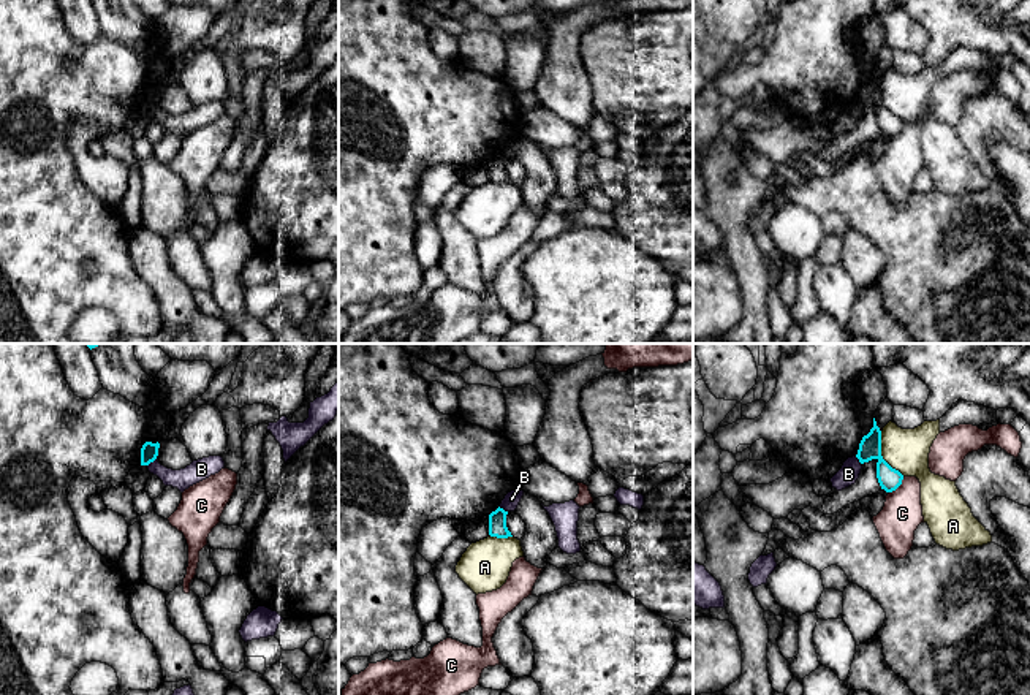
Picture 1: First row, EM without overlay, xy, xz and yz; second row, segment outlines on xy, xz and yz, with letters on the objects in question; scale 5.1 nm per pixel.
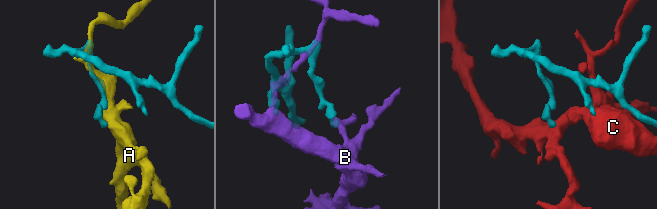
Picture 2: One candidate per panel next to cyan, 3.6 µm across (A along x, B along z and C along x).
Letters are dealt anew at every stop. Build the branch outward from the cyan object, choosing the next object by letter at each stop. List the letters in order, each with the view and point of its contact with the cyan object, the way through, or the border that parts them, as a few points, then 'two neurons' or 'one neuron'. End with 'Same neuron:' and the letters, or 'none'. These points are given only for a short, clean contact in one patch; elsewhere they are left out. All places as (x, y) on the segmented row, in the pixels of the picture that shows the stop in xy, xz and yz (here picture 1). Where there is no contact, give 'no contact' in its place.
A: meets cyan in yz at (880, 455); two neurons
B: meets cyan in xy at (151, 461); border along xy (155, 458), (147, 466); two neurons
C: meets cyan in yz at (897, 486); border along yz (904, 477), (889, 493); two neurons
Same neuron: none

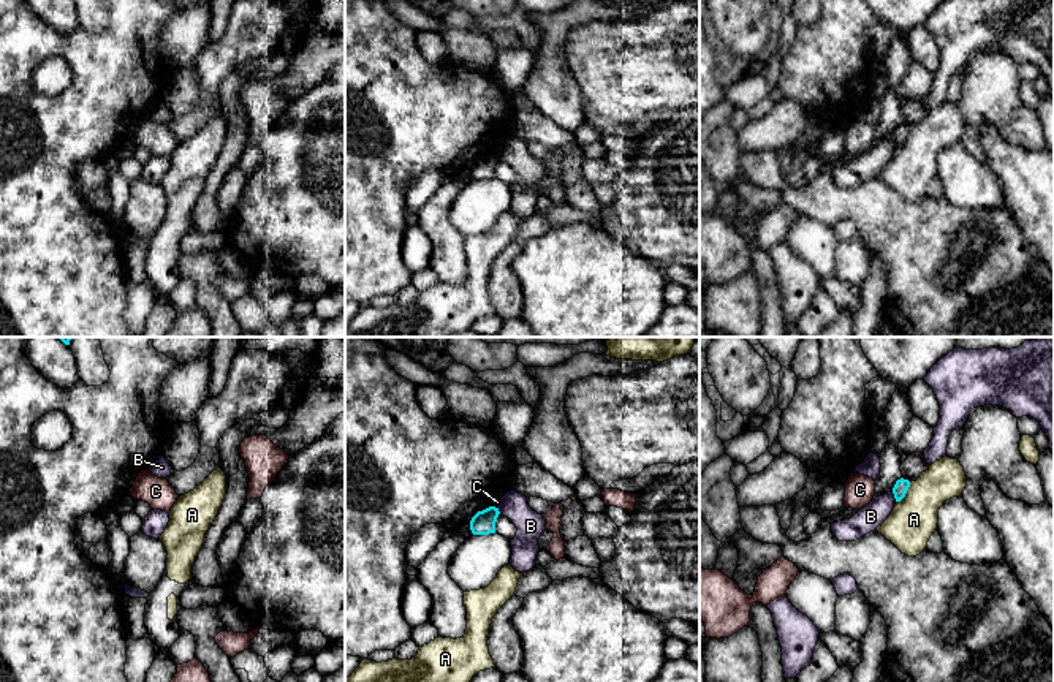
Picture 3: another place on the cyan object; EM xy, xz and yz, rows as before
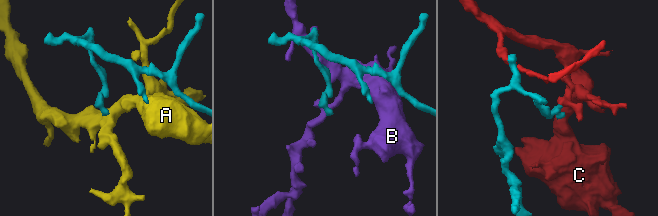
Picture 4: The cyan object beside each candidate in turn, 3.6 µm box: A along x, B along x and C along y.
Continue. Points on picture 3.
A: meets cyan in yz at (906, 492); border along yz (910, 483), (906, 494), (896, 502); two neurons
B: meets cyan in yz at (894, 497); two neurons
C: meets cyan in xz at (494, 507); border along xz (494, 505), (497, 508); two neurons
Same neuron: none

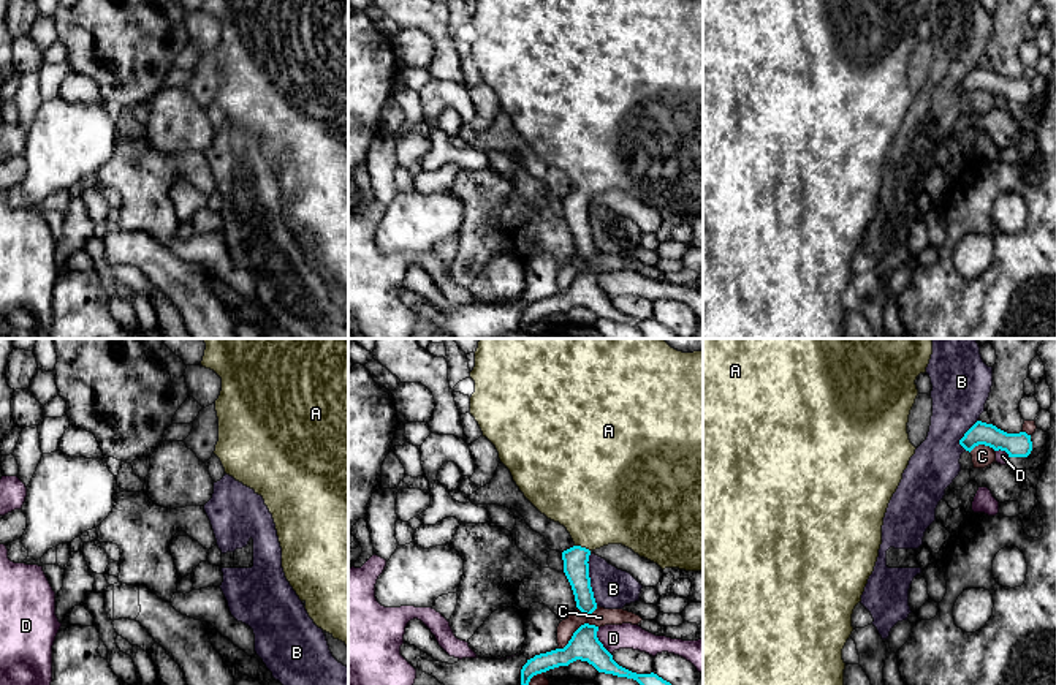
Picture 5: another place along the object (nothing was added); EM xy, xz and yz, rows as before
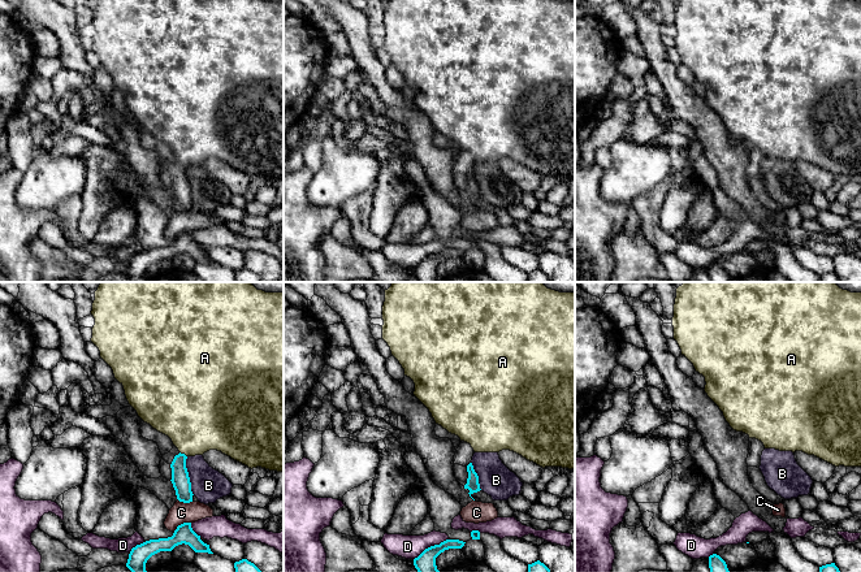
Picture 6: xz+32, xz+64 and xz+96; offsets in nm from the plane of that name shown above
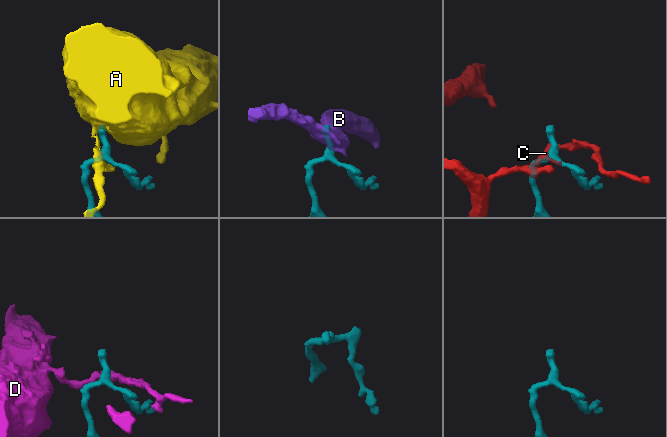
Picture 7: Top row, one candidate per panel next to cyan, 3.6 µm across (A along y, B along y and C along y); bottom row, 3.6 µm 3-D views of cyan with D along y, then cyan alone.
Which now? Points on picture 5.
A: meets cyan in xz at (583, 548); runs through xz (575, 559), (583, 548), (600, 502); one neuron
B: meets cyan in xz at (589, 579); border along xz (589, 554), (591, 590), (597, 605); two neurons
C: meets cyan in xz at (577, 630); two neurons
D: meets cyan in xz at (599, 641); two neurons
Same neuron: A

